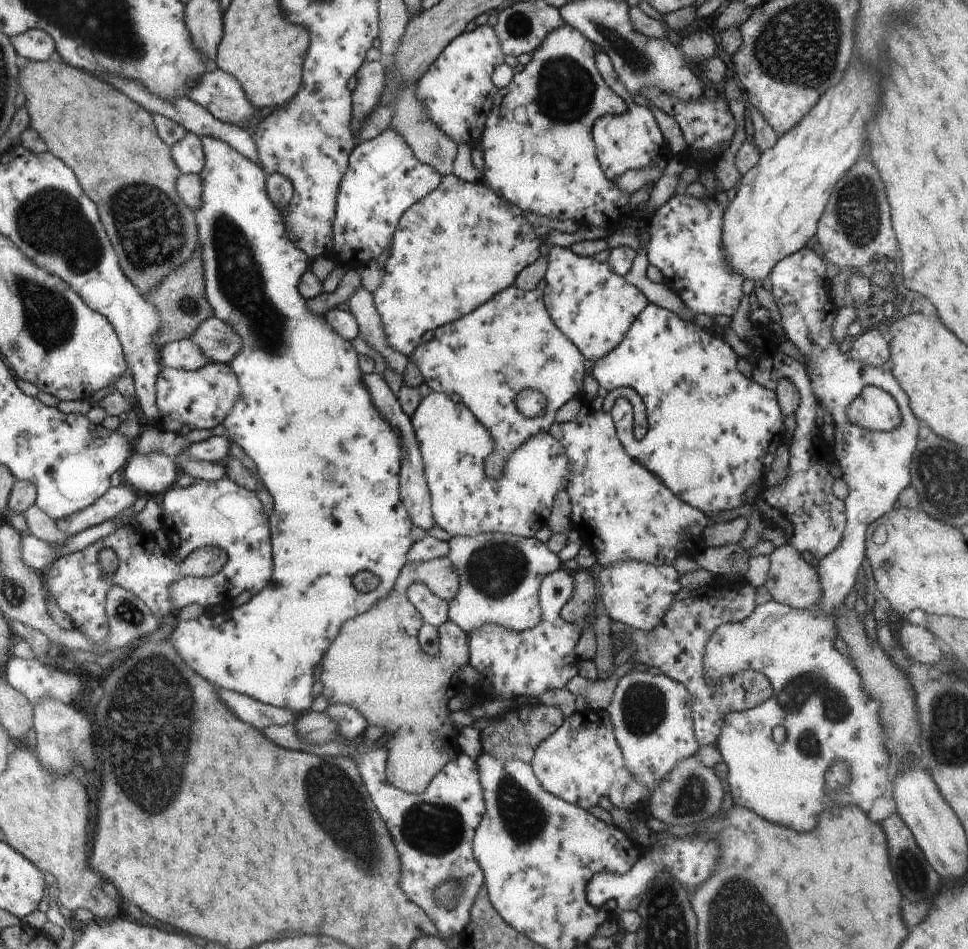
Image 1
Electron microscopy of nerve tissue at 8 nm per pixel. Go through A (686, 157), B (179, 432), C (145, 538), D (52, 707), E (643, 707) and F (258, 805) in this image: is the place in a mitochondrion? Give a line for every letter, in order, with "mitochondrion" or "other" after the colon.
A: other
B: other
C: other
D: other
E: mitochondrion
F: other

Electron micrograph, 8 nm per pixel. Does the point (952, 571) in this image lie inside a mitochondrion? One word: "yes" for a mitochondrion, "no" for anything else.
no

